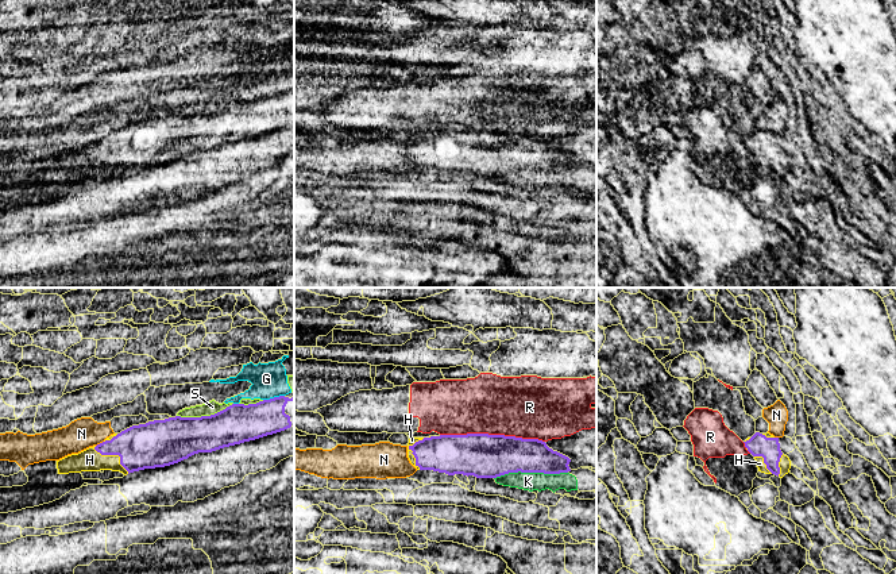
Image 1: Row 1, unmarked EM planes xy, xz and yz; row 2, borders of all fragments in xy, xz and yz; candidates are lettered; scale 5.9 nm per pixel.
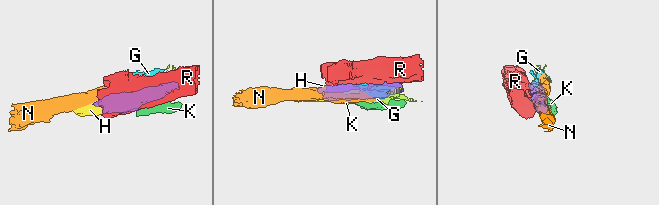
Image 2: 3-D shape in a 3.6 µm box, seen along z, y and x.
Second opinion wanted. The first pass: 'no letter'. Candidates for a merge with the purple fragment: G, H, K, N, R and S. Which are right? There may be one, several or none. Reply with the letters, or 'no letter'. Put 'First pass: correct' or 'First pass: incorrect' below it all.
H
First pass: incorrect

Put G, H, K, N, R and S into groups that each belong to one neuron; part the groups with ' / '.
G N S / H / K / R

